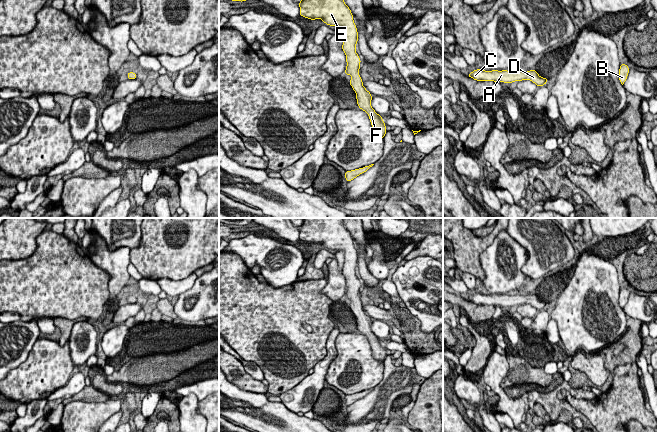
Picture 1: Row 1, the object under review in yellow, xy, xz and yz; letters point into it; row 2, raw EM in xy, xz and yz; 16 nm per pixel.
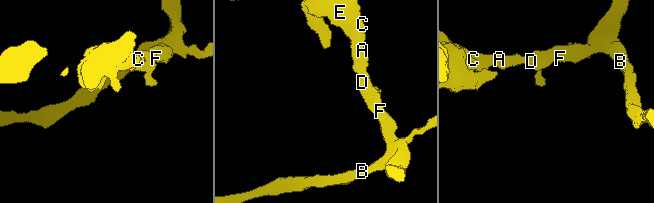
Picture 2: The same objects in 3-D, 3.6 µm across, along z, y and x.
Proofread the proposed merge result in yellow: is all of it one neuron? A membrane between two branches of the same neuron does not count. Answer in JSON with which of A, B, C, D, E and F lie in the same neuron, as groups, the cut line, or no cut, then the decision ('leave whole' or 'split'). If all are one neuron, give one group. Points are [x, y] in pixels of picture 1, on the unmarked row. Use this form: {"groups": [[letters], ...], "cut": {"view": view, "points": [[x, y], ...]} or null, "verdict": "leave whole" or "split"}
{"groups": [["A", "B", "C", "D", "E", "F"]], "cut": null, "verdict": "leave whole"}

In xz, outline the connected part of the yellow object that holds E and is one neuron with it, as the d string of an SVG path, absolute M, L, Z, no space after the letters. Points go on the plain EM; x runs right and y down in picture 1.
M305 218L299 226L299 231L302 241L310 244L321 243L327 249L344 252L342 274L347 286L345 299L352 301L349 307L356 317L357 329L368 338L373 357L384 363L387 357L386 349L383 342L372 332L373 321L363 310L359 299L361 284L356 277L358 256L353 238L343 224L343 218Z

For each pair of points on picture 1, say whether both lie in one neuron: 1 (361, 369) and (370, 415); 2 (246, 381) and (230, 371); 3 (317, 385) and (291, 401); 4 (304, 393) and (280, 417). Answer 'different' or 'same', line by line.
1: different
2: same
3: same
4: different

